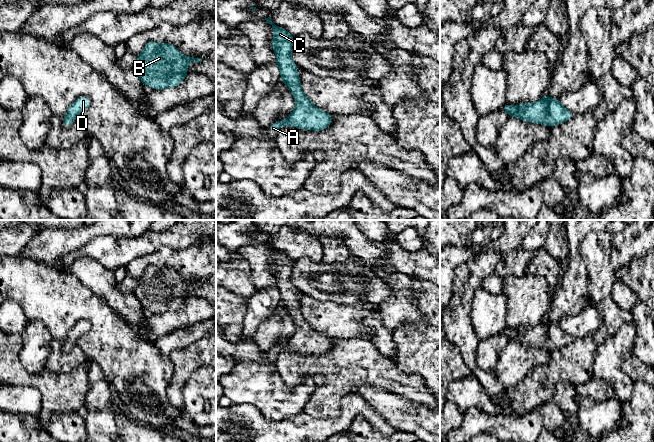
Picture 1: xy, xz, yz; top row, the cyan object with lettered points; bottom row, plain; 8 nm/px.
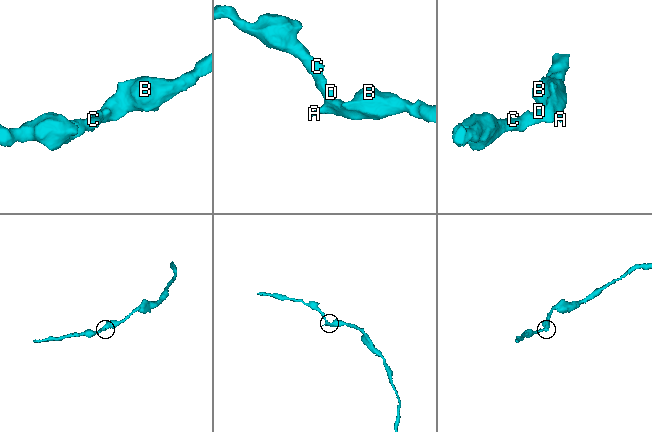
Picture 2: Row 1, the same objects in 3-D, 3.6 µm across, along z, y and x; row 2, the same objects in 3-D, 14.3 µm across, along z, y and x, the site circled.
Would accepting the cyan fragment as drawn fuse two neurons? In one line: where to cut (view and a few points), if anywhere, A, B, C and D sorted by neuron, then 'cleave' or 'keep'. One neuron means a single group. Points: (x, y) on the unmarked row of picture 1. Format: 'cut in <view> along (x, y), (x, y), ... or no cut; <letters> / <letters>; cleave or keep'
no cut; A B C D; keep

